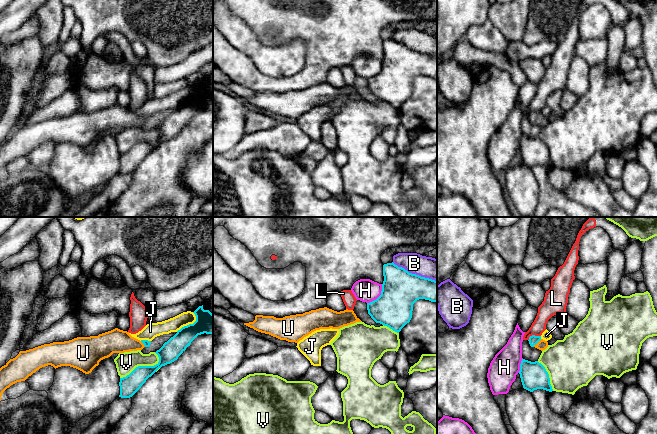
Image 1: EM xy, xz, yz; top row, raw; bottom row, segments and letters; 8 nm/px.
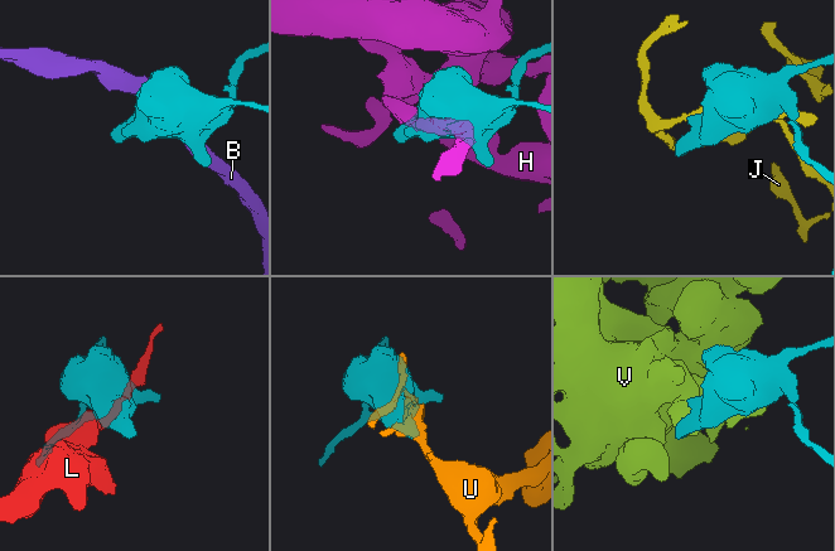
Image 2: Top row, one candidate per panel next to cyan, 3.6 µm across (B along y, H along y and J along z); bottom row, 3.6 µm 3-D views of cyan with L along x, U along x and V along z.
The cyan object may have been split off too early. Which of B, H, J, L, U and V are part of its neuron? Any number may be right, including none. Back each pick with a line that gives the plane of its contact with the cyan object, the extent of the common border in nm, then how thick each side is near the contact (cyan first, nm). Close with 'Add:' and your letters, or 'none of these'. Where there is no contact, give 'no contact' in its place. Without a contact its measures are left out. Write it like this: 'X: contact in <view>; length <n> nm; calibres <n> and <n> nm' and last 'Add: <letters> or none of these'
U: contact in yz; length 90 nm; calibres 80 and 80 nm
Add: U

